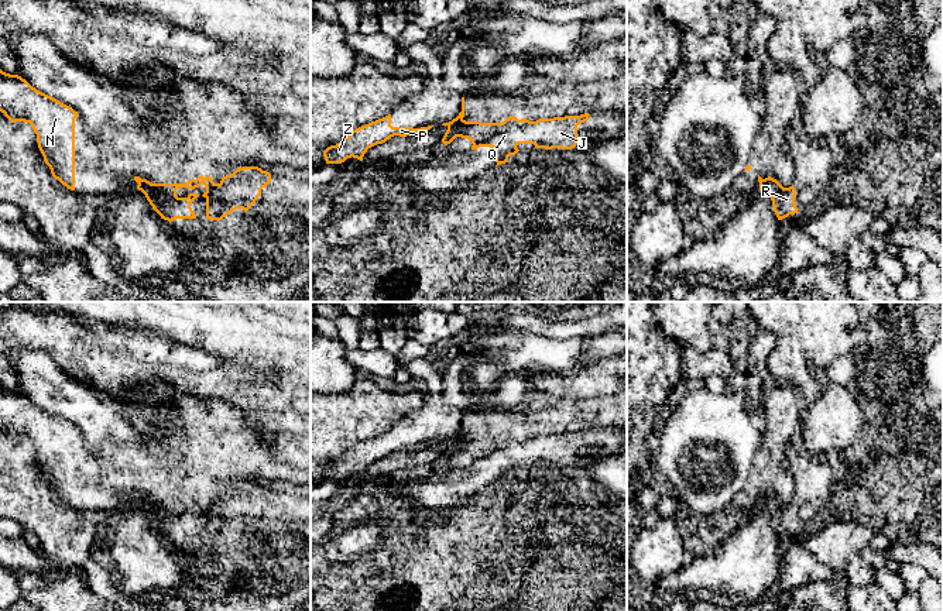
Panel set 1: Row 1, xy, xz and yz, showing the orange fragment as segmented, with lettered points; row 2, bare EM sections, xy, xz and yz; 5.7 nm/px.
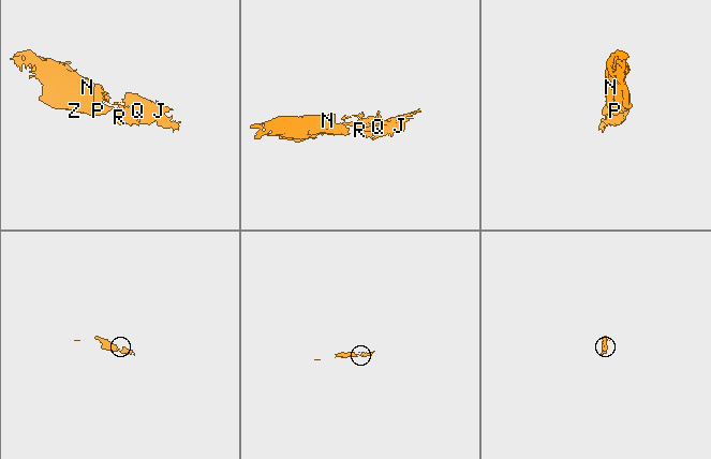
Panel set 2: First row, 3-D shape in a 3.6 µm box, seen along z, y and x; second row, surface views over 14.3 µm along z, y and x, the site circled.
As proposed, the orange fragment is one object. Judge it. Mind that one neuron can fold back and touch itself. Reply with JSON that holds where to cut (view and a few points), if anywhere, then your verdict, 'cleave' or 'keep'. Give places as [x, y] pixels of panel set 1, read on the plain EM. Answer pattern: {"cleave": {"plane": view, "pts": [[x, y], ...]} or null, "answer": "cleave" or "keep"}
{"cleave": {"plane": "xz", "pts": [[462, 435], [448, 442]]}, "answer": "cleave"}

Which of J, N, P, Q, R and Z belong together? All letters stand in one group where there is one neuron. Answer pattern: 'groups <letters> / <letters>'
groups J Q R / N P Z

